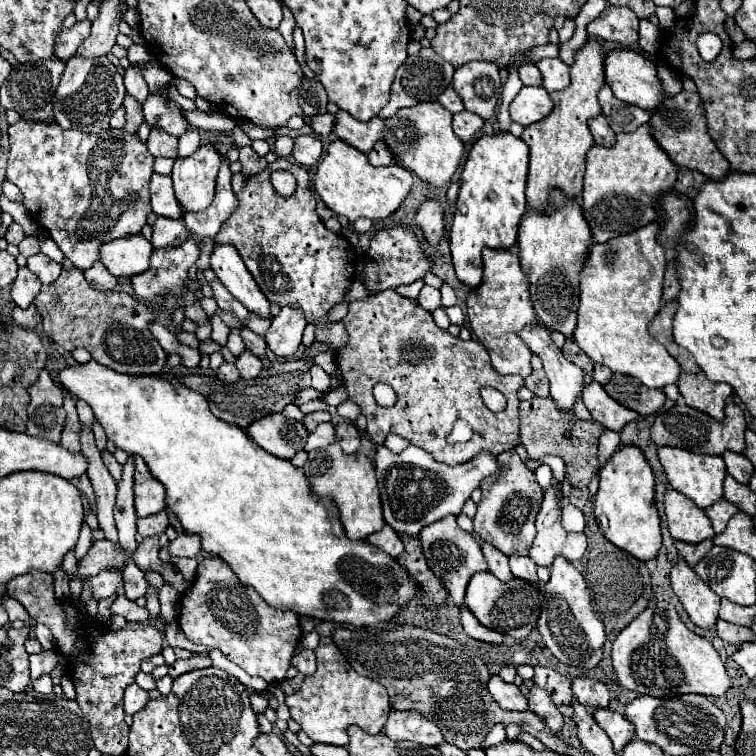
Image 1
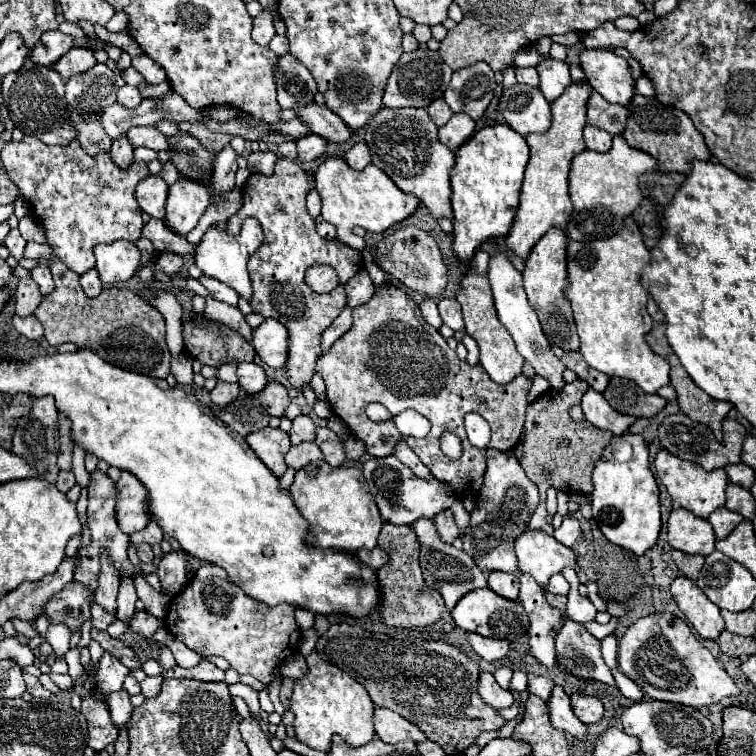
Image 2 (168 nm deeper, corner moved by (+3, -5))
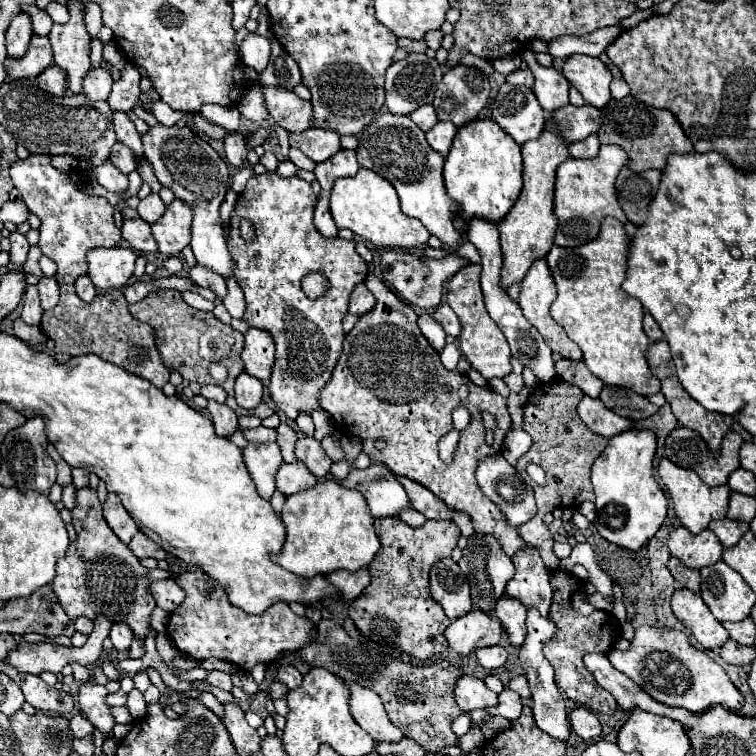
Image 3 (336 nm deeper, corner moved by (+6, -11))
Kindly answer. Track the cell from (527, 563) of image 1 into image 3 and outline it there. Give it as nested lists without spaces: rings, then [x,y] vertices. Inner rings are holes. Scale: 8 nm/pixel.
[[[529,609],[527,611],[527,637],[525,637],[523,647],[519,649],[519,659],[521,659],[521,665],[525,669],[529,689],[531,689],[531,701],[533,701],[531,709],[533,709],[535,725],[541,731],[549,733],[551,737],[555,737],[559,741],[565,741],[569,737],[569,731],[571,731],[567,711],[565,711],[565,699],[561,697],[561,693],[555,685],[553,667],[547,663],[547,659],[543,655],[543,645],[553,637],[553,631],[555,631],[555,623],[551,619],[543,619],[537,609]]]

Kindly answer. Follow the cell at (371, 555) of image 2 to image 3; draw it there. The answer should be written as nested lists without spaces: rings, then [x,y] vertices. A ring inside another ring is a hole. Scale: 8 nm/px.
[[[367,567],[359,569],[359,571],[335,571],[333,575],[327,575],[329,583],[333,583],[333,587],[341,593],[343,601],[353,601],[357,599],[357,595],[361,595],[361,591],[369,585],[369,571]]]

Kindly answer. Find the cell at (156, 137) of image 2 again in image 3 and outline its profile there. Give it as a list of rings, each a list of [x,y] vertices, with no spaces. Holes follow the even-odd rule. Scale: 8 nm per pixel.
[[[115,143],[111,147],[111,155],[109,155],[109,161],[125,175],[129,175],[131,171],[137,169],[137,159],[133,155],[133,151],[129,147],[123,147],[121,143]]]

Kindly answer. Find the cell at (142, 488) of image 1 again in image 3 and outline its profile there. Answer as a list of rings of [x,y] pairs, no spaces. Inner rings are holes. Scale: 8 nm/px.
[[[109,493],[107,501],[103,503],[103,517],[107,521],[107,525],[113,529],[113,533],[123,541],[129,543],[131,537],[139,531],[135,521],[131,519],[131,515],[125,511],[125,507],[121,505],[121,501],[117,499],[115,493]]]

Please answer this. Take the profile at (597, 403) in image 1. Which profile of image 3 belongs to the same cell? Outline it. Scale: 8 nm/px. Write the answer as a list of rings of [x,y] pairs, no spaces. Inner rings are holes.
[[[587,395],[577,405],[577,413],[593,433],[603,435],[607,439],[611,439],[613,435],[623,433],[623,431],[627,431],[631,427],[629,419],[609,411],[605,407],[605,403],[601,403],[601,399],[591,399]]]

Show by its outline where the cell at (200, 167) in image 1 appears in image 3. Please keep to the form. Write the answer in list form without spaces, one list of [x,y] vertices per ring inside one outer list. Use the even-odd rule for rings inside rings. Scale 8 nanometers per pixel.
[[[175,199],[167,207],[163,217],[151,225],[153,237],[157,241],[157,251],[161,255],[167,255],[167,257],[179,255],[189,245],[191,219],[193,219],[191,207]]]

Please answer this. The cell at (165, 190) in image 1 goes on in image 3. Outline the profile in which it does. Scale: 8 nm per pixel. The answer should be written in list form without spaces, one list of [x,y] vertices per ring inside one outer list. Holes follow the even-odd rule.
[[[149,193],[145,199],[139,201],[139,207],[137,207],[139,217],[147,223],[155,223],[163,215],[163,211],[165,211],[165,203],[157,193]]]

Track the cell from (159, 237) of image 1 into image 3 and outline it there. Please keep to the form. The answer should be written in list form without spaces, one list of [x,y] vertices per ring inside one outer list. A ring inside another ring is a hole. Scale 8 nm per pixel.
[[[125,219],[123,223],[123,239],[129,241],[129,245],[135,251],[157,251],[157,243],[151,235],[151,225],[145,223],[143,219]]]

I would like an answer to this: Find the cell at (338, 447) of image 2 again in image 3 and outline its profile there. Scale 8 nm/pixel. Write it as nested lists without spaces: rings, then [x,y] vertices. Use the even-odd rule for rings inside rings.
[[[301,437],[295,445],[295,457],[297,461],[301,461],[311,475],[315,475],[317,479],[327,477],[329,467],[331,467],[331,459],[325,455],[323,447],[319,441],[315,441],[313,437]]]

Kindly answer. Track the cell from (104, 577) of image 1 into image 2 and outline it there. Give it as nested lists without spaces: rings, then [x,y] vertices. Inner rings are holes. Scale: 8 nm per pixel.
[[[72,581],[46,603],[44,613],[52,623],[66,623],[72,631],[76,631],[86,619],[90,619],[92,595],[92,589]]]

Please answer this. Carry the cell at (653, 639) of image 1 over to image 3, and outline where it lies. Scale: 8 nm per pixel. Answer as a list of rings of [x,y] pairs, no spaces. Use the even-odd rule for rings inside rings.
[[[647,625],[639,627],[635,629],[635,639],[631,641],[629,651],[611,649],[607,657],[617,671],[631,677],[643,691],[665,705],[683,707],[693,713],[701,713],[713,705],[723,705],[727,709],[743,707],[743,695],[731,683],[723,667],[717,665],[705,651],[695,649],[681,631]]]

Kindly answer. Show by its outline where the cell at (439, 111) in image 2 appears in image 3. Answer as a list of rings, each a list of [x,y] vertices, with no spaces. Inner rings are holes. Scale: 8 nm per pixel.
[[[421,105],[421,107],[417,107],[417,111],[413,111],[413,113],[409,115],[409,119],[411,119],[421,131],[429,131],[429,129],[437,123],[437,115],[435,115],[433,105]]]

